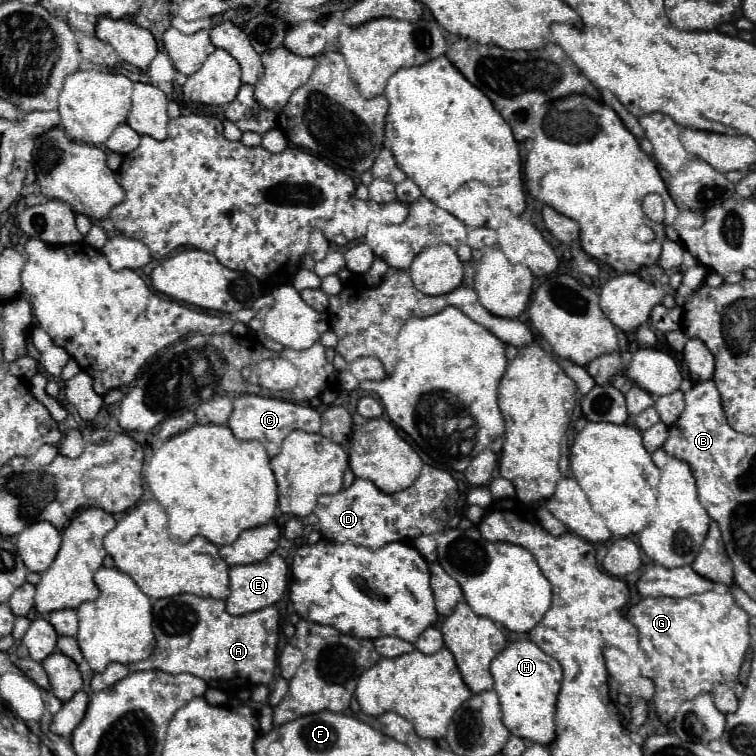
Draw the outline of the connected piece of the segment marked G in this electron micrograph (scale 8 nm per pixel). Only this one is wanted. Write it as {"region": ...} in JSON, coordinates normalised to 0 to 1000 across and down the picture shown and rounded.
{"region":[[[938,780],[909,791],[861,791],[858,788],[832,804],[829,820],[845,833],[843,876],[848,881],[848,894],[861,897],[866,905],[864,934],[877,955],[890,952],[901,929],[917,926],[917,921],[925,921],[927,915],[940,915],[943,905],[972,902],[978,897],[988,860],[993,854],[991,812],[972,796],[964,780],[962,783]]]}

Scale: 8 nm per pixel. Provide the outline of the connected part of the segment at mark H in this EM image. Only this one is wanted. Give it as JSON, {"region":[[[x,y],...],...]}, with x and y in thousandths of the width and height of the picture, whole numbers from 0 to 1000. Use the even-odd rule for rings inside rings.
{"region":[[[702,847],[676,849],[649,873],[649,894],[655,899],[655,915],[663,929],[663,950],[671,966],[710,984],[731,981],[734,931],[745,899],[742,878]]]}

